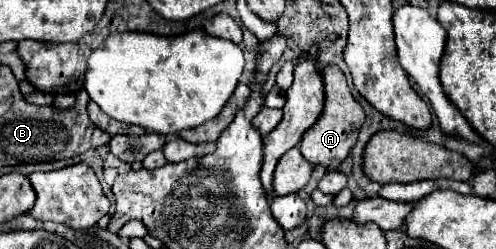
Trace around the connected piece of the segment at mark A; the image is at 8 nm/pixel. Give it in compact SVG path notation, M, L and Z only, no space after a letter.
M329 64L321 70L323 76L323 86L325 86L325 106L319 116L319 120L303 134L301 140L301 154L311 160L313 164L323 164L323 166L339 166L347 154L351 152L359 128L365 122L365 112L359 106L359 102L351 96L345 74L335 68L335 64Z

